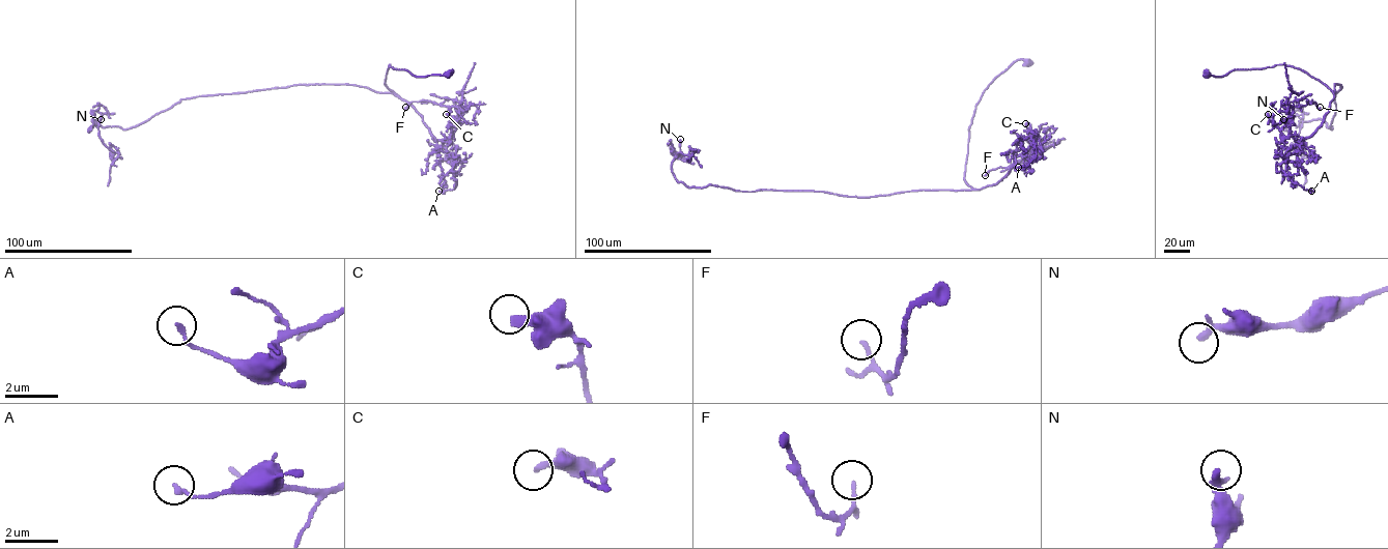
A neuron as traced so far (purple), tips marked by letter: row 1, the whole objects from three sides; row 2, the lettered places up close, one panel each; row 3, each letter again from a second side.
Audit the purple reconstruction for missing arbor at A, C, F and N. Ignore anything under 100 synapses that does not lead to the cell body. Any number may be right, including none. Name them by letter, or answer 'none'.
none

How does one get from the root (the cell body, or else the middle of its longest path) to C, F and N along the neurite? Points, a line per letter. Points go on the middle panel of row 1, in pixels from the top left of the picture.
C: (1027, 62), (1015, 61), (975, 106), (965, 165), (968, 185), (981, 190), (1003, 177), (1031, 146), (1025, 123)
F: (1027, 62), (1015, 61), (975, 106), (965, 182), (976, 190), (995, 184), (1017, 157), (1039, 147), (985, 175)
N: (1027, 62), (975, 106), (964, 179), (978, 190), (688, 188), (672, 170), (680, 139)

